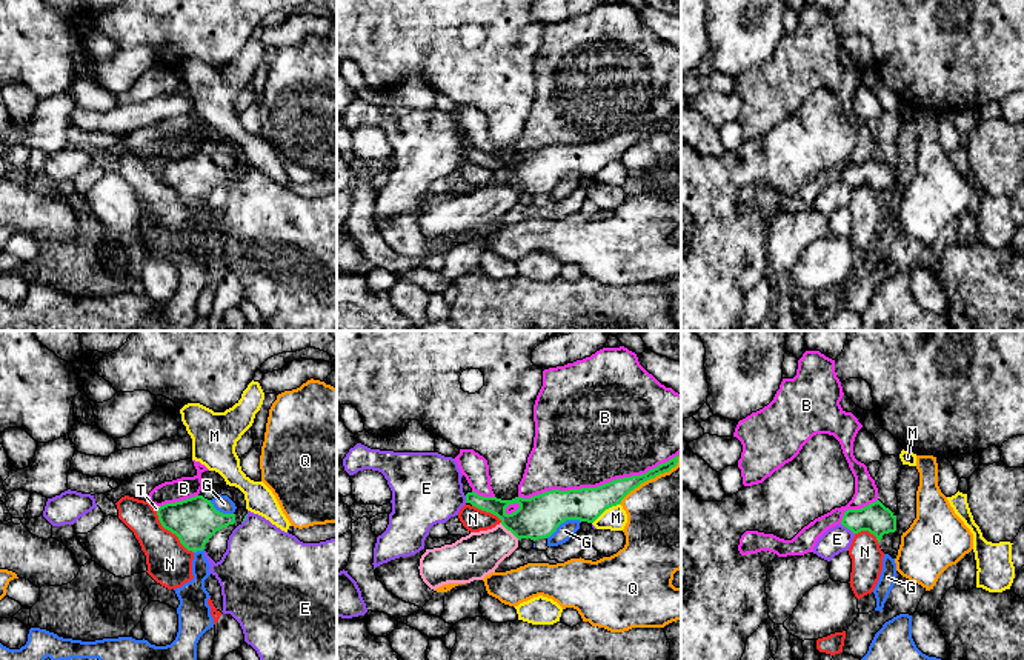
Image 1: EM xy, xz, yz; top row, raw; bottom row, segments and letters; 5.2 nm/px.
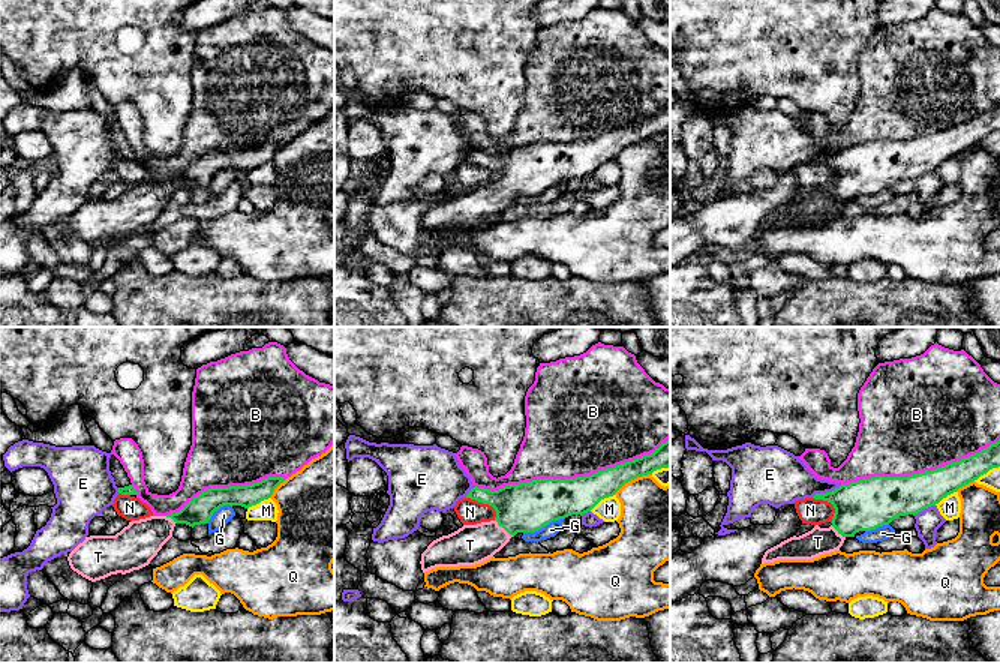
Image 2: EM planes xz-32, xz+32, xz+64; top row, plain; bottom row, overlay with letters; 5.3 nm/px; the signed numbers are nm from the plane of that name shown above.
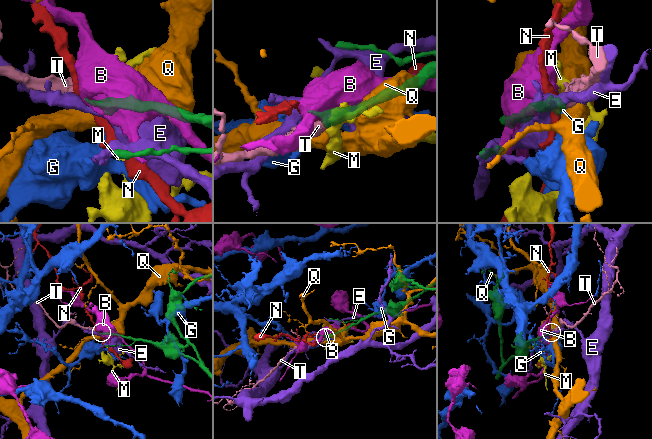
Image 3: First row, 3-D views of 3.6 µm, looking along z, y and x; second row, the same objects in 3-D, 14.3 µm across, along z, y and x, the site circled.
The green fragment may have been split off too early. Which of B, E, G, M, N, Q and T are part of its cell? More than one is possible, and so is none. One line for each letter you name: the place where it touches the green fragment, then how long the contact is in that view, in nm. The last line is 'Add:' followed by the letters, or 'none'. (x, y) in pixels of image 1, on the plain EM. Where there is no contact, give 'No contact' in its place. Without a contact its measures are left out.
T: Touches green at xz (509, 185). Shared border 130 nm
Add: T

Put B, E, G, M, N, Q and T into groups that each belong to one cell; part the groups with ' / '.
B / E / G / M / N / Q / T

